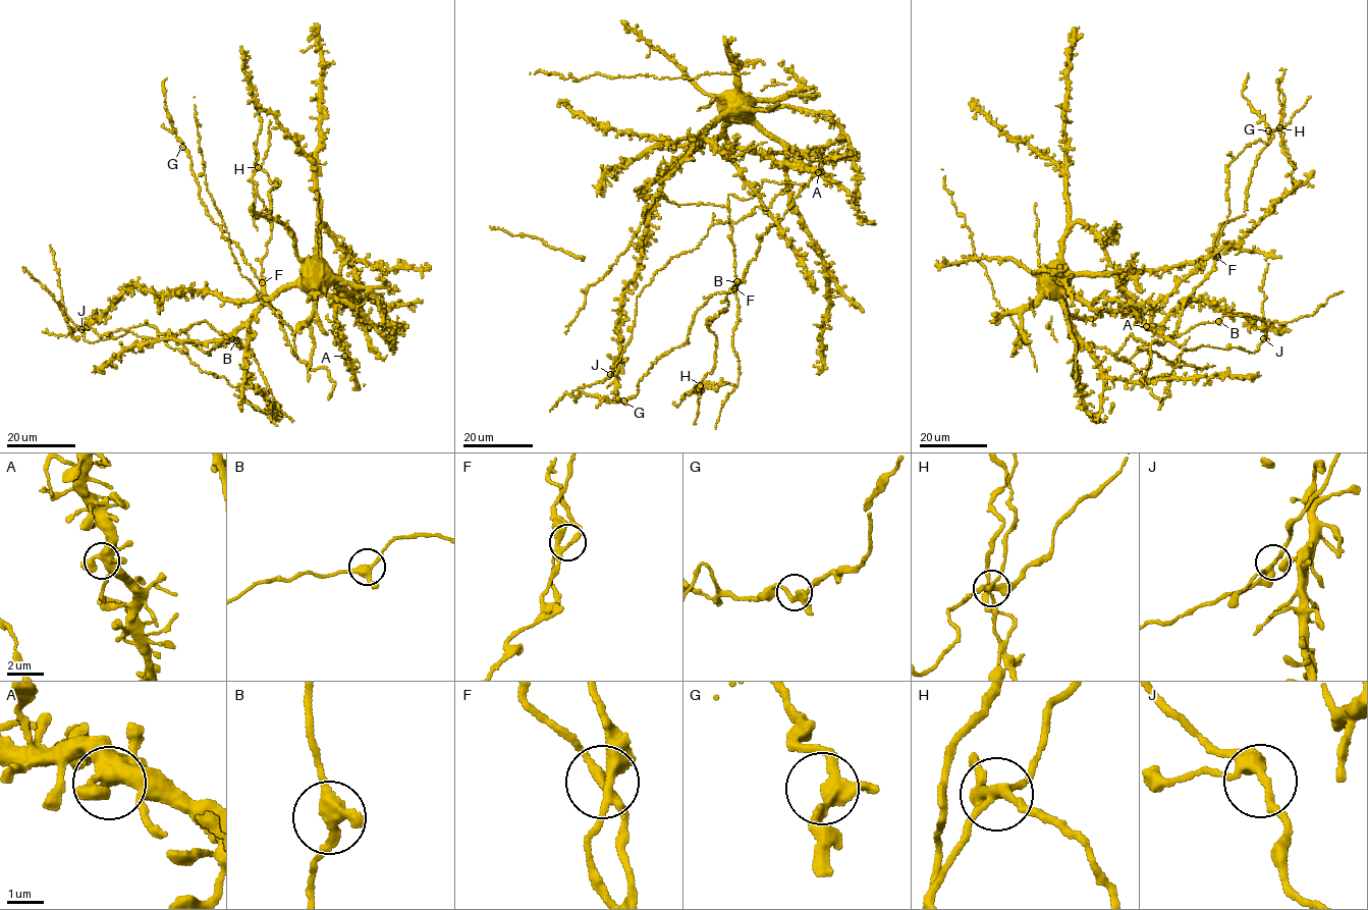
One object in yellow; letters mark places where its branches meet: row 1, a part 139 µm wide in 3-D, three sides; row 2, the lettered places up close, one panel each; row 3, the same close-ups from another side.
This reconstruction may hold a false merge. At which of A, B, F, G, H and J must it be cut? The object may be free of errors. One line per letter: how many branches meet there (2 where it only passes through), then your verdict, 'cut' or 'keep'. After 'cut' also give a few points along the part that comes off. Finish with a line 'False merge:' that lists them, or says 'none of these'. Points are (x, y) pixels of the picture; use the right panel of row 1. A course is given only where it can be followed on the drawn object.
A: 4 branches meet; keep
B: 3 branches meet; keep
F: 4 branches meet; keep
G: 3 branches meet; keep
H: 4 branches meet; cut; foreign part runs (1280, 127), (1282, 138), (1284, 135), (1279, 130), (1282, 105), (1278, 89), (1284, 71), (1279, 69)
J: 3 branches meet; keep
False merge: H

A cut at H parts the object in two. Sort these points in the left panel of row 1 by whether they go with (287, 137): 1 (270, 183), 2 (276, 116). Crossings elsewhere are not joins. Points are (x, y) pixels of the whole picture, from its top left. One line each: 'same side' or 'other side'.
1: same side
2: same side

